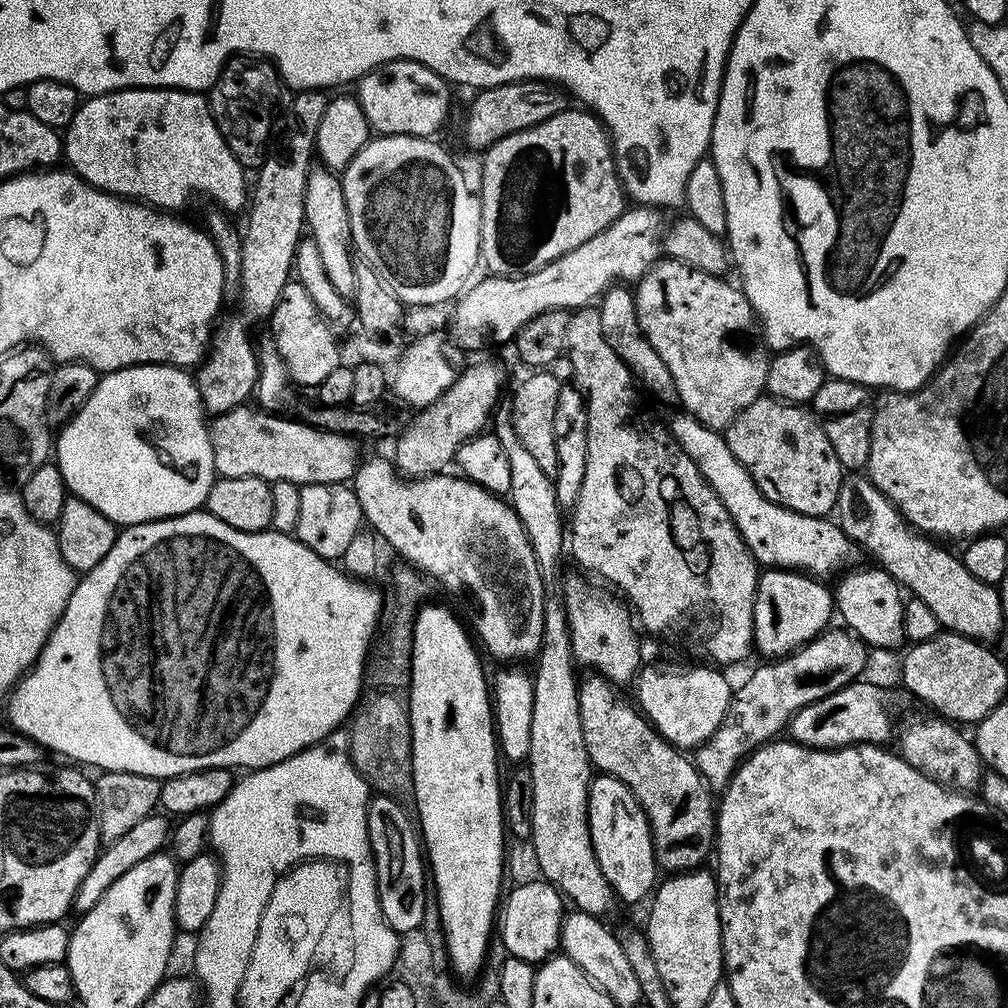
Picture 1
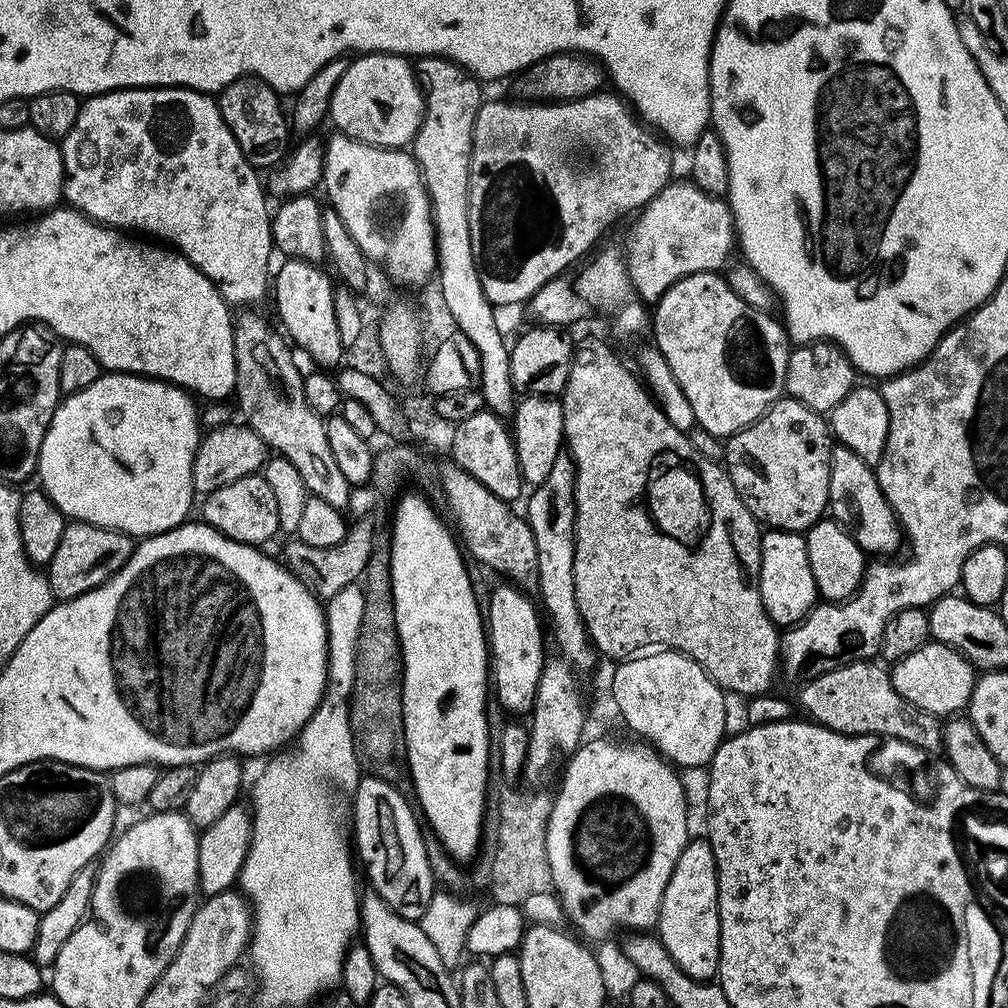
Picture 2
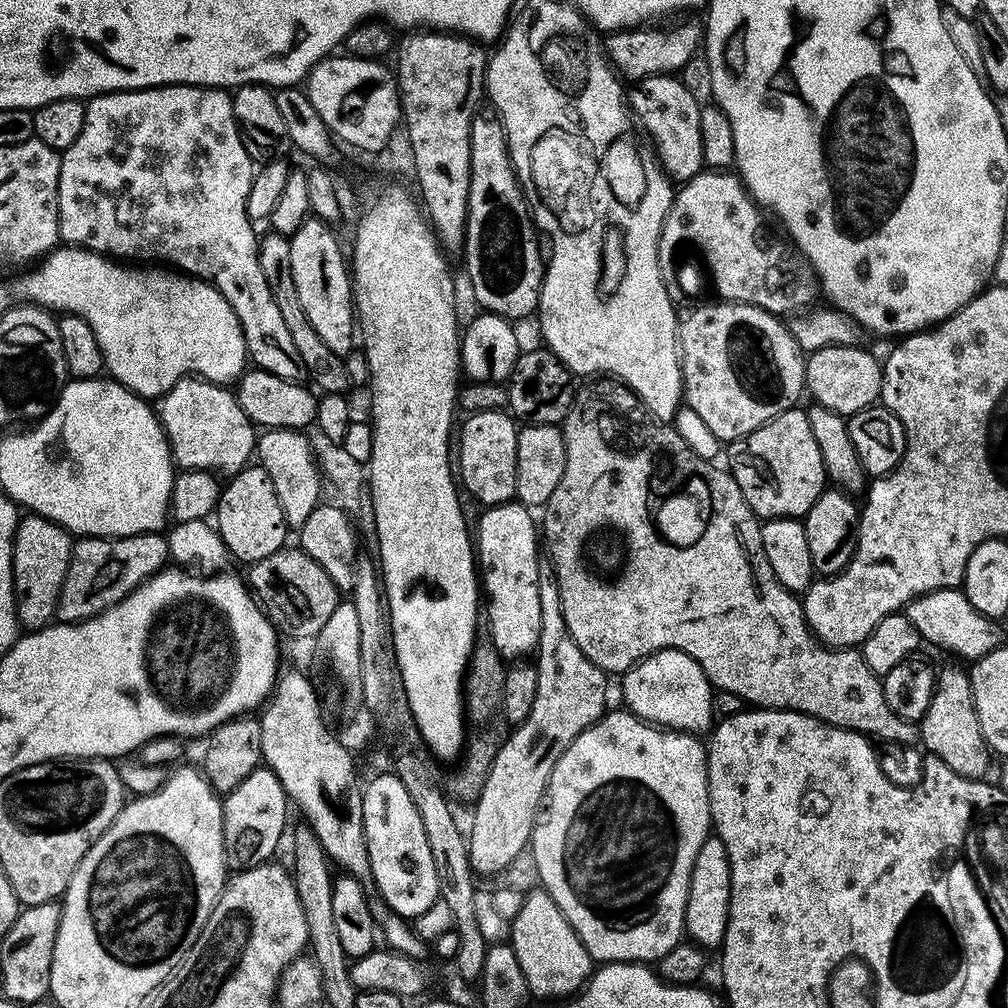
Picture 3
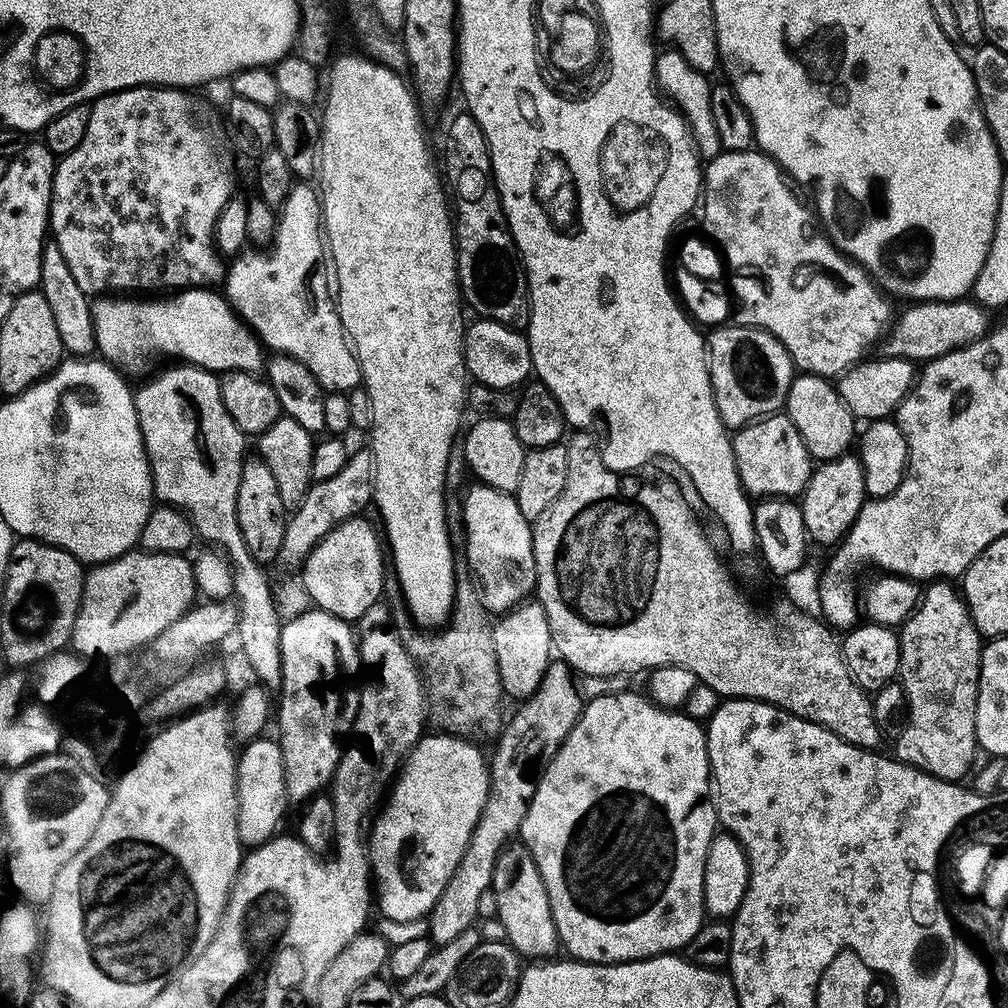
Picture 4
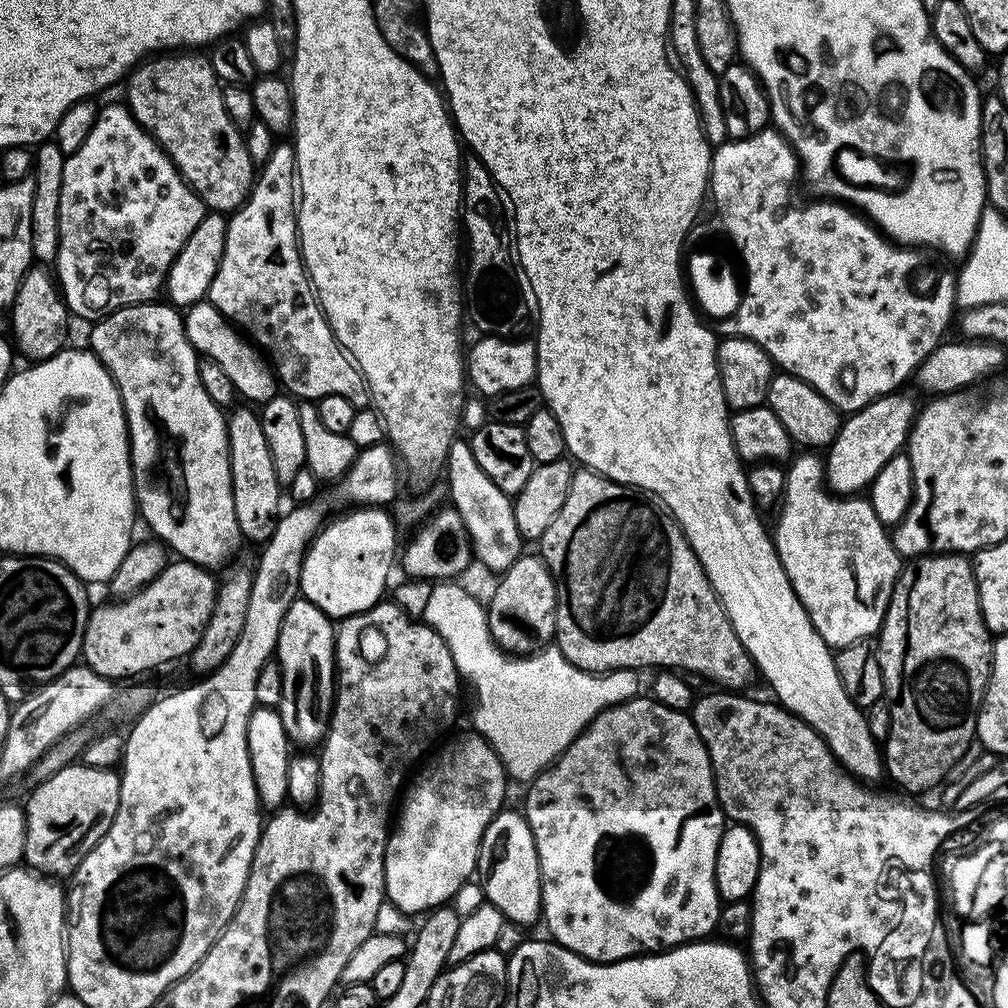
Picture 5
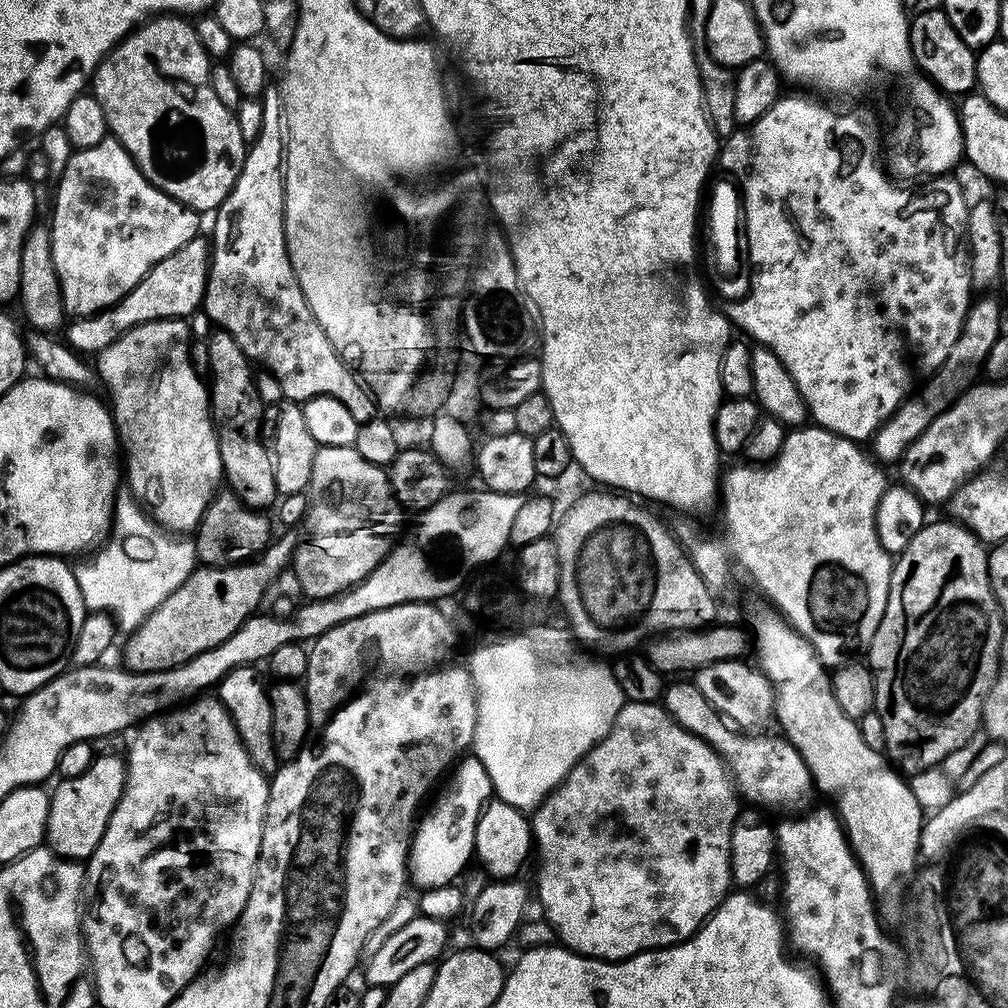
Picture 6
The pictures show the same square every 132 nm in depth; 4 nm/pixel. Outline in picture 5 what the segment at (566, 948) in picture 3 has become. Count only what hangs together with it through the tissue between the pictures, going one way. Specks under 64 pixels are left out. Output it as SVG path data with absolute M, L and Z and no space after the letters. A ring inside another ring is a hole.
M508 811L499 812L484 831L484 840L500 840L500 849L497 850L496 861L484 880L483 899L496 907L509 925L532 924L541 919L544 907L538 846L523 811Z

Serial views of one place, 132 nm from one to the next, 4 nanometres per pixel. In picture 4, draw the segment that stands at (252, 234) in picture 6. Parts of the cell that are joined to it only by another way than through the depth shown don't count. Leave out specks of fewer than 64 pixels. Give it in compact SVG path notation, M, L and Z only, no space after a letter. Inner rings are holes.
M293 183L278 209L271 240L269 252L244 250L233 259L237 259L233 264L227 265L228 303L267 347L269 344L275 353L293 356L302 362L302 366L314 374L325 393L346 394L351 388L361 387L360 363L344 332L330 287L320 198L311 183Z

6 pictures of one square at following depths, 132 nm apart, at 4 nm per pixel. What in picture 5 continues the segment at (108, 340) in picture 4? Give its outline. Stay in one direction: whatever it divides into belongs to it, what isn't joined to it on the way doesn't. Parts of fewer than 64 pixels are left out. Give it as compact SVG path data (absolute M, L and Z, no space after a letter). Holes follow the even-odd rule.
M201 302L187 309L184 316L184 329L188 335L188 341L197 353L222 366L222 370L236 387L237 393L241 397L245 396L246 399L253 400L248 402L263 406L266 402L270 402L270 398L278 395L276 374L271 363L266 359L265 353L251 339L241 335L213 304Z

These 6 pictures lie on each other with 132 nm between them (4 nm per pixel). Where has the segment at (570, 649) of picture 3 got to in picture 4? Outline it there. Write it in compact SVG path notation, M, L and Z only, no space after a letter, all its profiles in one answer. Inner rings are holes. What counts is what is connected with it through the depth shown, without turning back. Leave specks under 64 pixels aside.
M552 662L541 680L540 688L519 705L520 713L503 725L503 731L494 744L496 753L490 756L488 801L482 810L480 821L472 831L472 840L460 867L426 917L428 936L433 945L448 943L477 923L479 899L484 891L492 887L496 860L511 841L508 839L519 833L546 766L552 761L554 754L558 754L562 742L566 742L570 730L578 722L582 699L580 700L580 692L576 689L575 679L577 677L567 664Z

